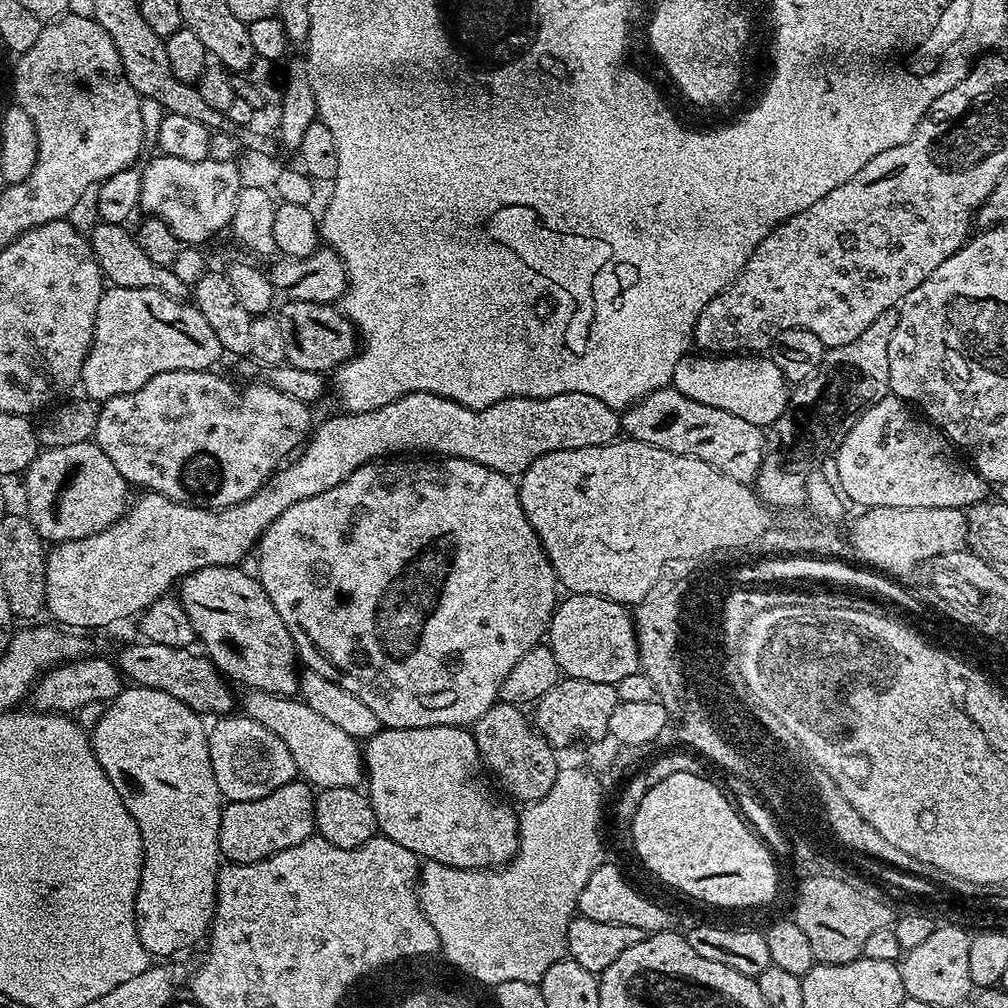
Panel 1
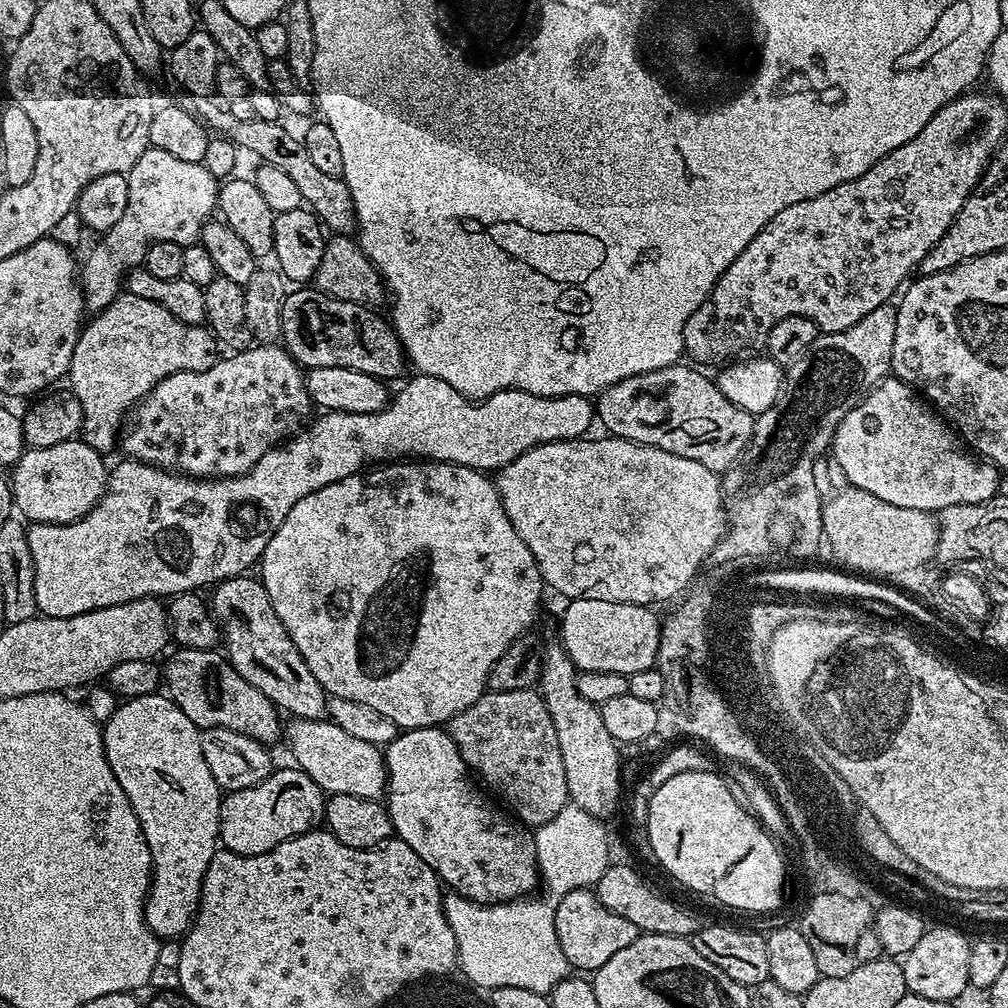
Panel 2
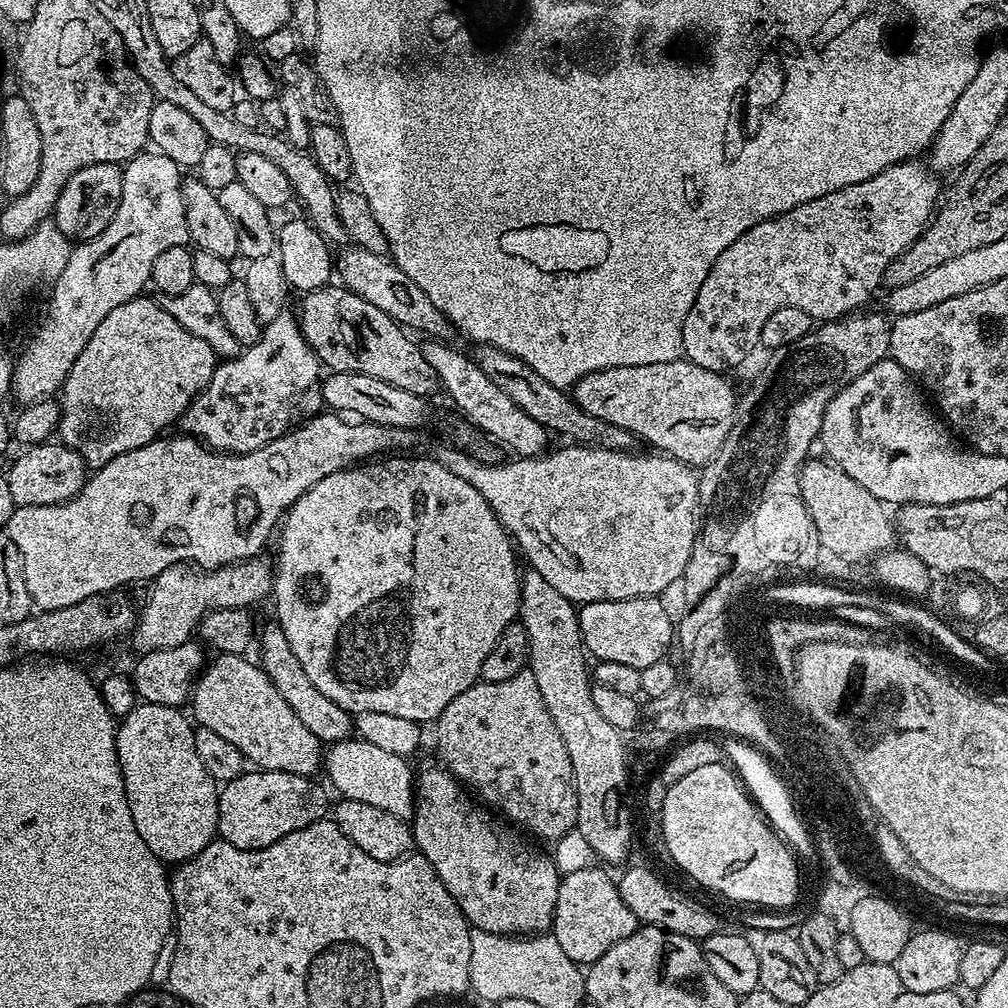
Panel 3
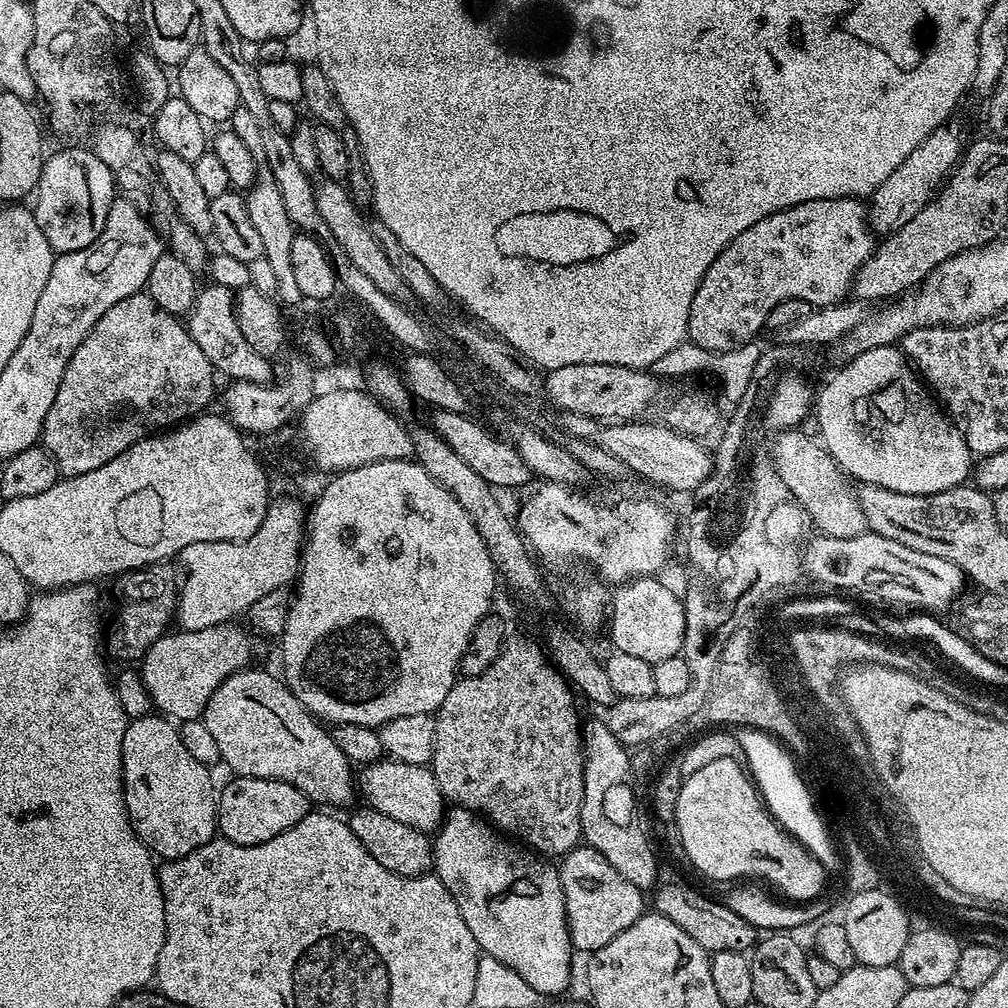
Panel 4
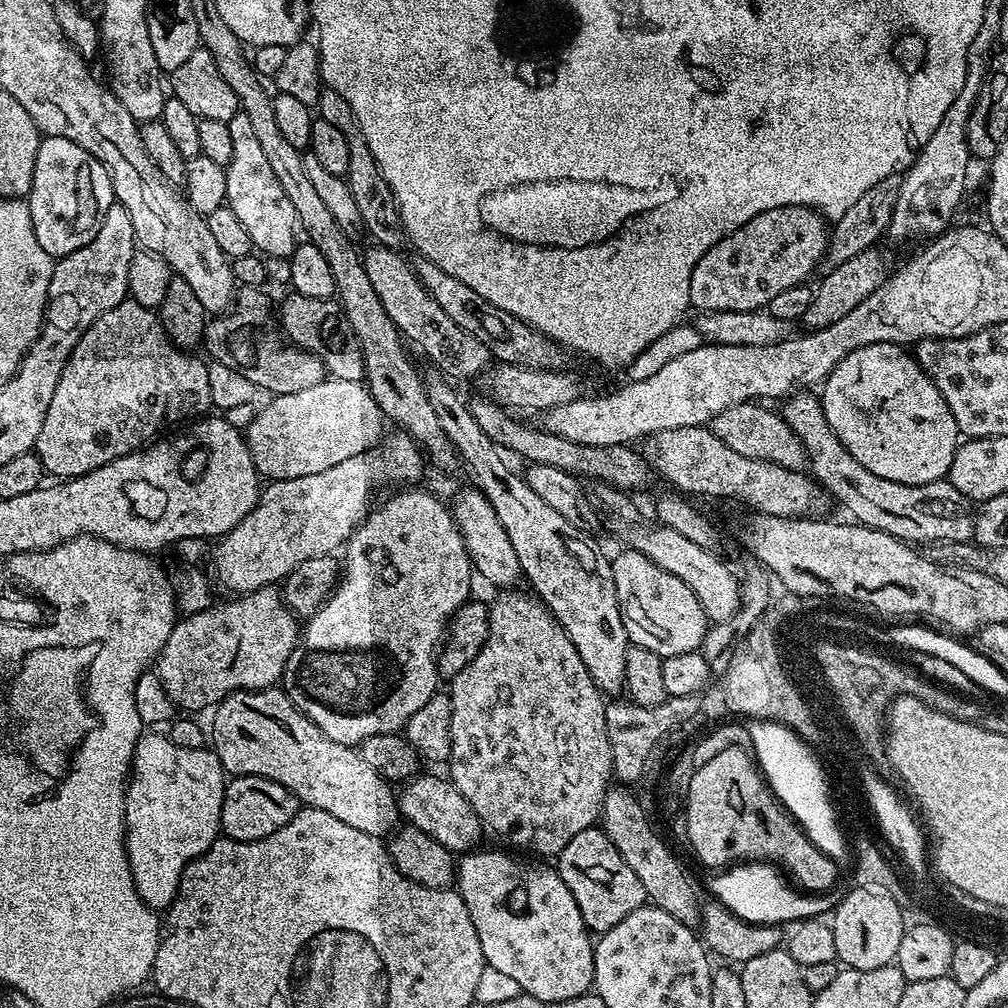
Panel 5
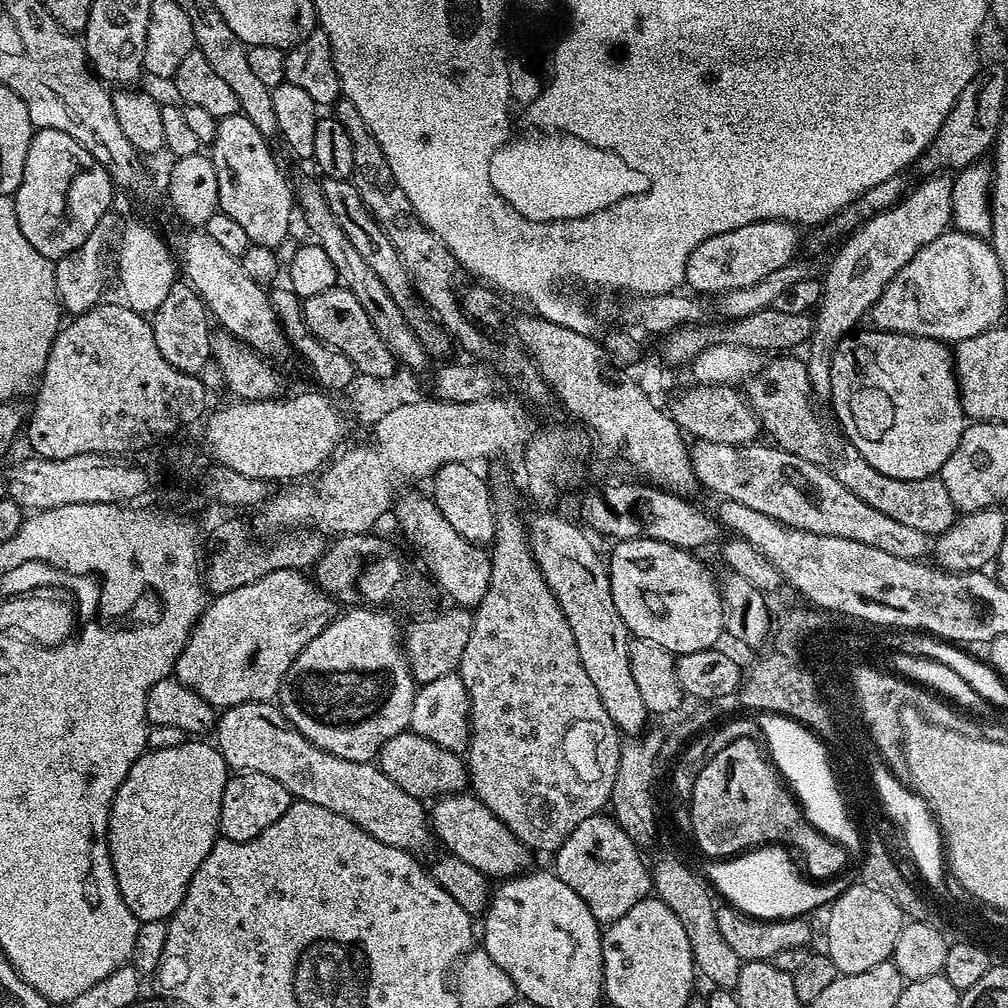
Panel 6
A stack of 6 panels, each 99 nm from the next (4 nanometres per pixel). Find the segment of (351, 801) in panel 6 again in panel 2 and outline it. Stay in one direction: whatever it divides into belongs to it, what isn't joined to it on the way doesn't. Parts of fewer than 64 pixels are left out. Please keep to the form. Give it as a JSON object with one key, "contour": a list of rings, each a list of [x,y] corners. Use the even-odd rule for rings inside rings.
{"contour":[[[180,648],[162,668],[162,684],[168,699],[172,700],[194,722],[196,727],[221,728],[246,734],[259,744],[272,746],[282,736],[282,716],[275,704],[262,694],[262,690],[250,686],[238,670],[228,663],[227,656],[216,650]]]}

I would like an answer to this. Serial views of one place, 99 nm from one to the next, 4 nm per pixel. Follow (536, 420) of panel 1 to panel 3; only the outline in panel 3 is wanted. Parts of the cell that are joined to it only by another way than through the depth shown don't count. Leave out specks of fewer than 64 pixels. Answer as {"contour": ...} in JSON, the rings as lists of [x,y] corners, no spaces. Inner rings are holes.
{"contour":[[[317,414],[312,419],[305,420],[303,424],[287,432],[284,436],[279,436],[274,442],[246,454],[218,452],[216,449],[209,448],[207,444],[197,440],[196,437],[187,434],[179,434],[180,436],[165,435],[163,438],[150,441],[146,446],[138,446],[138,450],[126,450],[126,454],[118,454],[114,458],[110,458],[110,462],[106,462],[106,466],[95,469],[85,479],[84,485],[80,487],[78,494],[72,496],[71,500],[61,504],[51,504],[50,506],[15,507],[9,516],[6,531],[10,542],[14,542],[18,554],[22,558],[22,570],[26,574],[26,590],[30,590],[33,605],[40,612],[62,610],[66,606],[74,606],[78,602],[82,602],[82,598],[90,598],[90,594],[124,590],[129,587],[127,584],[136,584],[139,580],[151,582],[156,579],[158,574],[162,574],[162,570],[166,570],[175,564],[189,563],[198,568],[211,570],[221,568],[227,564],[236,564],[239,560],[253,559],[263,553],[260,551],[267,546],[268,539],[271,536],[273,539],[282,517],[298,498],[302,498],[302,494],[306,494],[306,490],[310,490],[310,486],[322,482],[322,478],[334,474],[338,470],[353,467],[357,462],[364,462],[369,458],[391,453],[393,450],[407,449],[404,447],[408,444],[409,433],[405,429],[387,428],[381,424],[367,422],[353,422],[340,414],[324,415]]]}

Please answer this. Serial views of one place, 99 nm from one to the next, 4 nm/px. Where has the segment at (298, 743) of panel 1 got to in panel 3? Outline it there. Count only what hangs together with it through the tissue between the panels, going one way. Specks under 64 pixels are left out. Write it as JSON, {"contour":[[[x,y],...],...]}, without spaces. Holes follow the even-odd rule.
{"contour":[[[349,738],[331,745],[323,753],[322,768],[328,771],[328,780],[340,791],[339,795],[346,800],[366,802],[370,806],[378,806],[378,810],[386,810],[386,814],[394,814],[394,818],[411,821],[416,811],[416,785],[414,783],[414,768],[408,765],[409,761],[398,754],[390,754],[379,746],[370,746],[370,742],[359,738]]]}

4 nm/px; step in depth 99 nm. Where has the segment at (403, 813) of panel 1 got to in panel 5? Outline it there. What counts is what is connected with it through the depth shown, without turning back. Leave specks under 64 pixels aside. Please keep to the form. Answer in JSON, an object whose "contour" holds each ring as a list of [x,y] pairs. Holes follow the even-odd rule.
{"contour":[[[473,850],[459,857],[456,865],[455,887],[460,893],[466,910],[470,910],[470,922],[478,930],[478,942],[482,942],[482,954],[487,967],[498,970],[498,974],[507,974],[518,982],[521,993],[533,996],[542,1002],[566,1002],[570,998],[585,995],[593,987],[594,936],[589,932],[574,902],[574,894],[562,882],[559,871],[552,868],[531,868],[520,864],[520,860],[511,851],[480,852]]]}

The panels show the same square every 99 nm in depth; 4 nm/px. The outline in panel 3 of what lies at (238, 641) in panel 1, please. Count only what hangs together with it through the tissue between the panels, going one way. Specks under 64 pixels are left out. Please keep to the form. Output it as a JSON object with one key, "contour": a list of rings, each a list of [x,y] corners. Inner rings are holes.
{"contour":[[[269,622],[265,626],[264,633],[260,636],[260,644],[264,647],[264,660],[262,659],[264,671],[267,672],[270,682],[278,686],[278,694],[282,694],[286,702],[290,702],[290,710],[294,710],[294,714],[302,718],[306,730],[310,730],[310,734],[314,734],[314,738],[318,738],[324,746],[349,739],[354,732],[353,713],[342,710],[342,706],[330,702],[330,698],[314,690],[310,678],[306,678],[306,674],[303,673],[298,658],[294,658],[294,652],[290,650],[290,644],[286,642],[286,634],[282,634],[279,624]]]}

